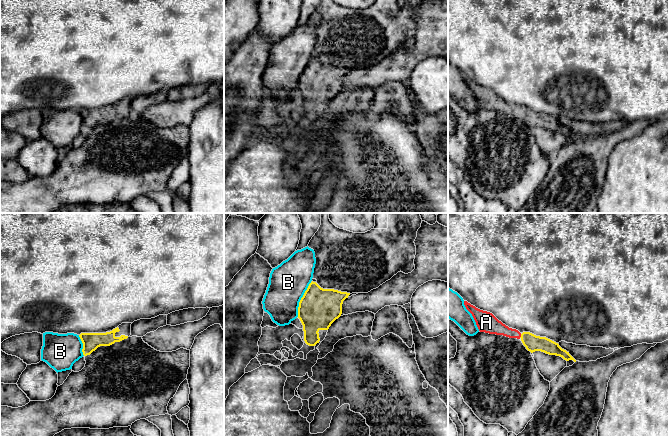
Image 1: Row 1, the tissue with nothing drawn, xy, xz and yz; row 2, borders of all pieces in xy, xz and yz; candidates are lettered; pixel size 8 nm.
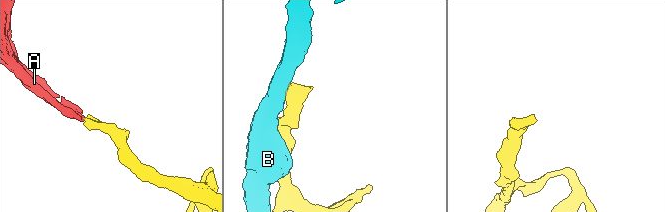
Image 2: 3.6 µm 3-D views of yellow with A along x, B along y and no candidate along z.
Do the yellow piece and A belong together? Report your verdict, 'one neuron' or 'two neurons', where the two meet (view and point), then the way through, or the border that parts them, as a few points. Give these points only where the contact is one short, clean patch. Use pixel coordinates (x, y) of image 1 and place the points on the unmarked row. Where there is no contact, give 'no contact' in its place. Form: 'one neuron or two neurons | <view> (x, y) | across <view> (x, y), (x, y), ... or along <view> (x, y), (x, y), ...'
one neuron | yz (521, 112) | across yz (533, 119), (521, 112), (492, 101)

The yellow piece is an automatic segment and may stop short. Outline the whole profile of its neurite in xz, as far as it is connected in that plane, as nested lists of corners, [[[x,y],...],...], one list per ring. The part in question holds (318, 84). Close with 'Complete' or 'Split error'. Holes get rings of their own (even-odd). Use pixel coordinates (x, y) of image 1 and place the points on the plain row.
[[[311,58],[299,78],[298,94],[303,101],[304,117],[309,122],[319,119],[319,107],[328,106],[342,90],[343,77],[350,69],[323,65]]]. Complete

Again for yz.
[[[464,77],[464,81],[472,90],[480,108],[517,114],[522,117],[523,121],[531,129],[541,127],[549,131],[560,132],[566,137],[573,136],[576,138],[569,128],[562,125],[558,119],[546,113],[536,112],[530,108],[523,108],[521,110],[518,106],[509,104],[503,100],[492,89],[480,86],[467,77]]]. Split error

